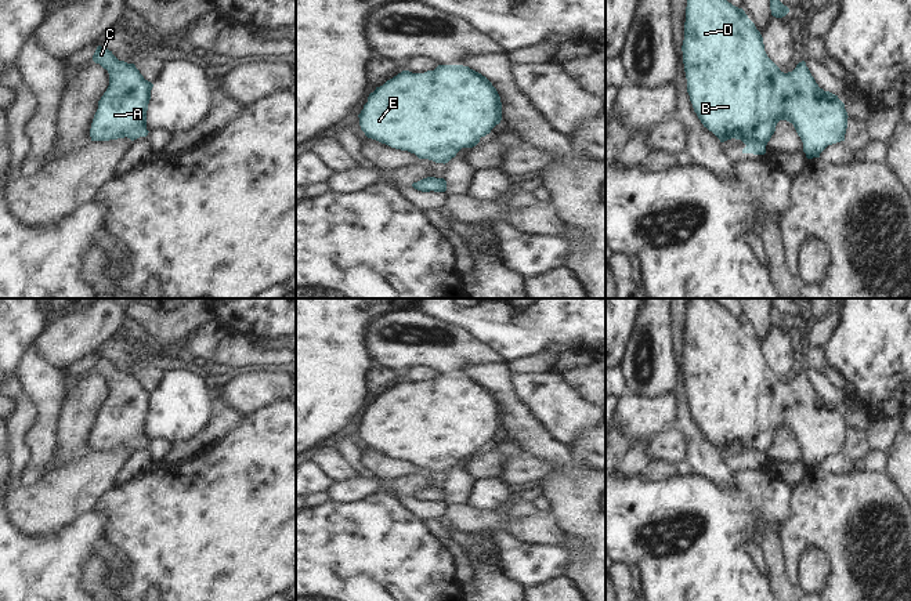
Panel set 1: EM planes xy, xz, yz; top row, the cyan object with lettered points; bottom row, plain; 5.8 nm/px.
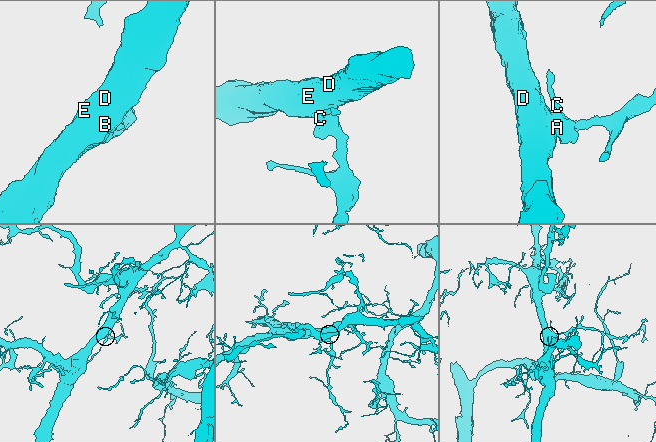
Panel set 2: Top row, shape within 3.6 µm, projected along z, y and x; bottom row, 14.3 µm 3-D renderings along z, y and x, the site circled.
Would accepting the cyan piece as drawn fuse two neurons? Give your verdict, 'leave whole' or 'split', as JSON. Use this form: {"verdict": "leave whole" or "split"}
{"verdict": "leave whole"}

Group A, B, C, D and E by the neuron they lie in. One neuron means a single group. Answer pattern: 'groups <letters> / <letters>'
groups A B C D E

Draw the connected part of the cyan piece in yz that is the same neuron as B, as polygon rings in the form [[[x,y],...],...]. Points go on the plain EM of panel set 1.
[[[690,298],[682,361],[687,402],[694,421],[704,437],[720,452],[731,448],[741,449],[746,455],[742,463],[764,464],[766,455],[780,430],[793,434],[807,468],[820,467],[828,455],[845,450],[849,426],[838,405],[818,397],[805,370],[799,372],[792,381],[781,381],[767,366],[763,347],[745,321],[729,312],[715,298]]]

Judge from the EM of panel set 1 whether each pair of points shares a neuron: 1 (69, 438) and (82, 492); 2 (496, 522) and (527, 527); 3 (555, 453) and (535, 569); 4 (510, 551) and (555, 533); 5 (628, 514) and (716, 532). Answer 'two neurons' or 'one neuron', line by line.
1: two neurons
2: one neuron
3: two neurons
4: two neurons
5: one neuron

